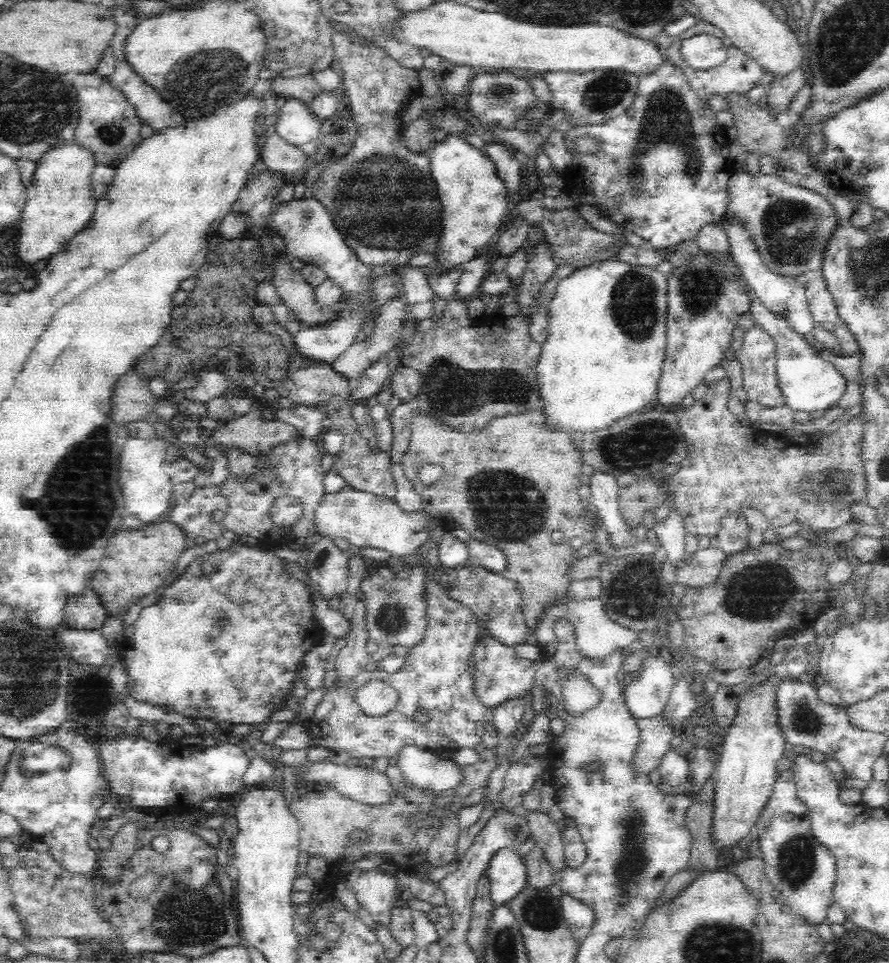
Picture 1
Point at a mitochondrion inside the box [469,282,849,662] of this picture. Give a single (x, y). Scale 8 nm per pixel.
(759, 591)

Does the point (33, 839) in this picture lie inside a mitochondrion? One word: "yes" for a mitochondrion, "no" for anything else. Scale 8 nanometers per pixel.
no

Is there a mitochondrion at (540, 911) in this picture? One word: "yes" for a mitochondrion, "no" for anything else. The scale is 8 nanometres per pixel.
yes

